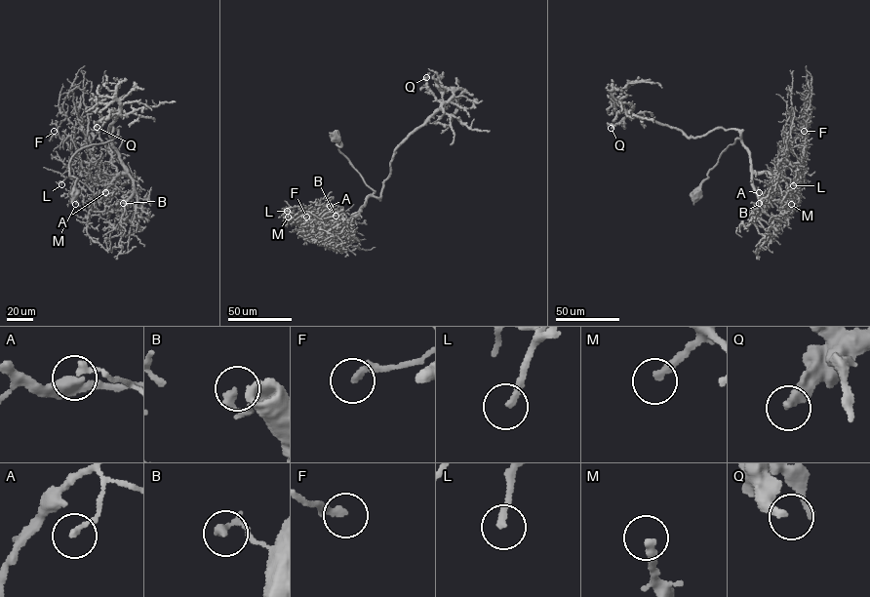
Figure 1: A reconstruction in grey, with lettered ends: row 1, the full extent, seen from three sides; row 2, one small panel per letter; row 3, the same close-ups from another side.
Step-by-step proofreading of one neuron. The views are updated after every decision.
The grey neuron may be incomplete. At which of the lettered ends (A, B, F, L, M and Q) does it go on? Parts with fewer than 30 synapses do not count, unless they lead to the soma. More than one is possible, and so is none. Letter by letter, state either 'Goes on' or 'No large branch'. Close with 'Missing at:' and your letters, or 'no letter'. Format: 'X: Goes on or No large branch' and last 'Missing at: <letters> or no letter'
A: No large branch
B: No large branch
F: No large branch
L: No large branch
M: Goes on
Q: No large branch
Missing at: M

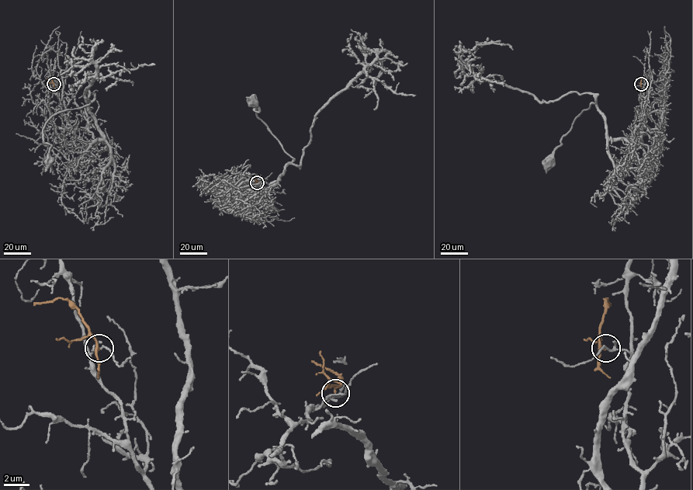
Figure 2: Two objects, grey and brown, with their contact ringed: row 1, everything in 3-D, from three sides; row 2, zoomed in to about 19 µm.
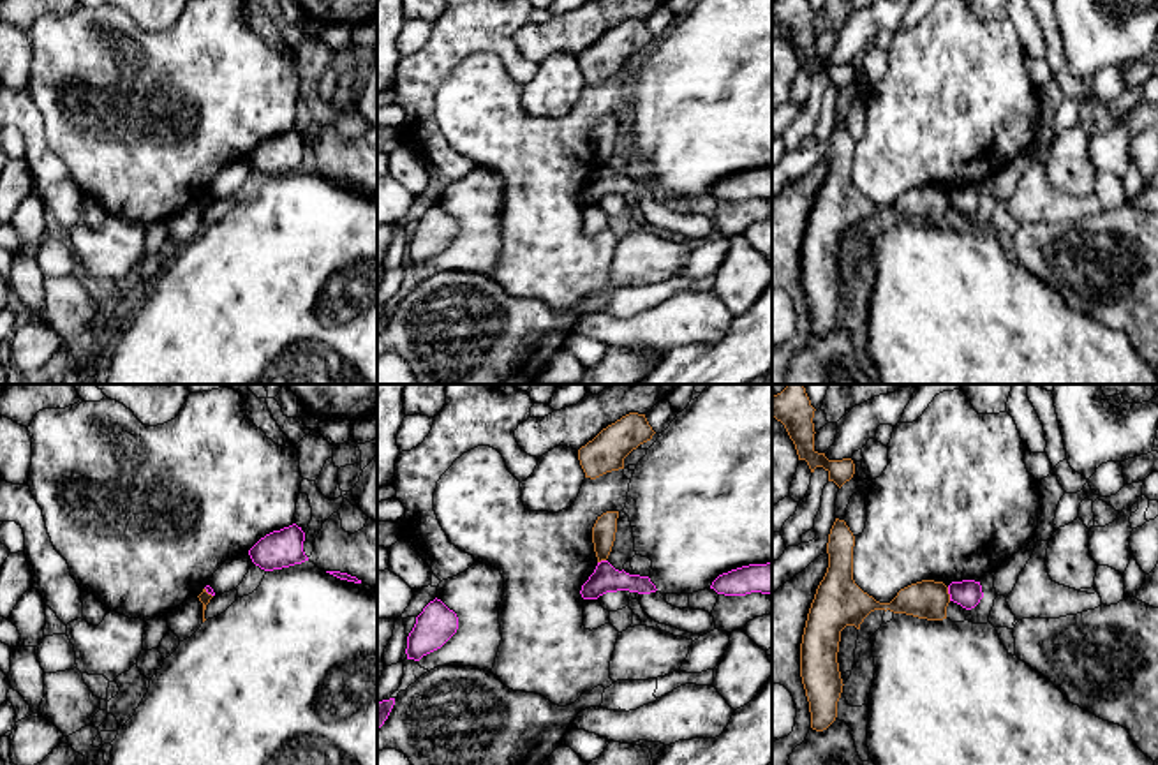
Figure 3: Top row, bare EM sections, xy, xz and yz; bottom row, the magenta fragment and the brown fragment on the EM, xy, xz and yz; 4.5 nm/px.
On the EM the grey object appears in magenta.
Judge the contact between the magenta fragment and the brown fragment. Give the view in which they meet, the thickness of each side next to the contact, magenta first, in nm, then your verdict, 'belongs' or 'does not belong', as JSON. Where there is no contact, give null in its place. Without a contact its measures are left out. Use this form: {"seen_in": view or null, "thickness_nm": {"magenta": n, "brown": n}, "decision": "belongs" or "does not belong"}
{"seen_in": "yz", "thickness_nm": {"magenta": 130, "brown": 180}, "decision": "does not belong"}

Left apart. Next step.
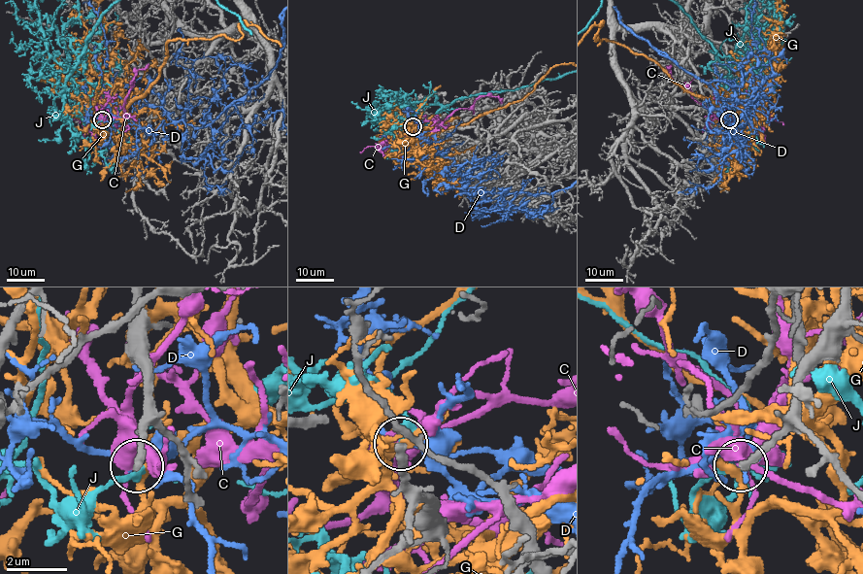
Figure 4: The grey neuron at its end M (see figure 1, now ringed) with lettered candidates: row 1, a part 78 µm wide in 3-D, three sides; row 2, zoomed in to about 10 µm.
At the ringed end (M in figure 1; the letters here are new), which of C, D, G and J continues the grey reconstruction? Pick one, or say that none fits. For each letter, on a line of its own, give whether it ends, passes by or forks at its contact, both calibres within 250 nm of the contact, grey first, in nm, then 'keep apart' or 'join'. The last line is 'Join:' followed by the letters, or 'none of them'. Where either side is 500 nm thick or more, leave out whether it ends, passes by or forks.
C: it forks; calibres 280 and 340 nm; keep apart
D: it passes by; calibres 280 and 170 nm; keep apart
G: it passes by; calibres 280 and 240 nm; keep apart
J: it ends; calibres 280 and 200 nm; keep apart
Join: none of them

